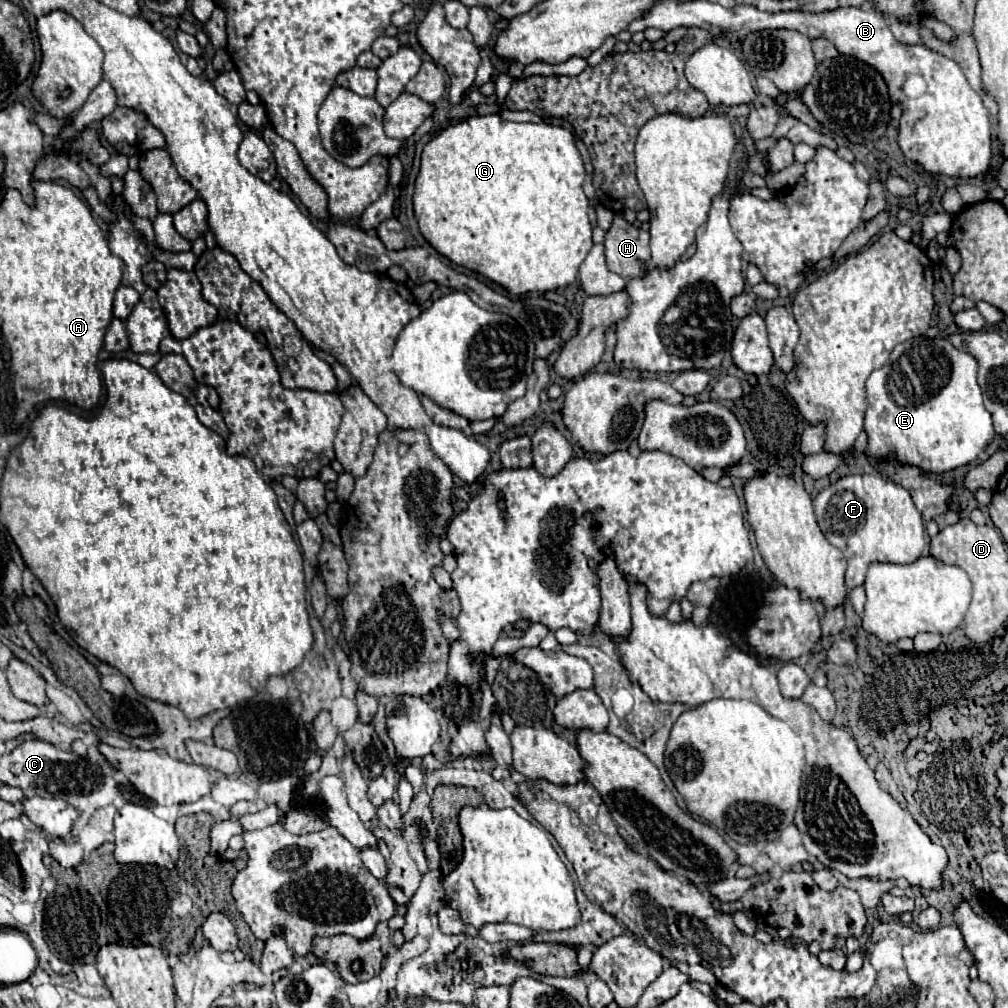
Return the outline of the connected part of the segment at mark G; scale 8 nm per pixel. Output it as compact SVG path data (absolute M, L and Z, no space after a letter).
M498 114L490 116L470 116L468 120L462 120L454 126L448 126L442 130L438 136L434 136L422 152L422 164L420 172L416 176L416 192L414 192L414 214L420 226L422 236L448 260L452 260L458 266L466 266L482 276L488 276L496 284L504 286L510 294L526 294L526 292L546 292L546 290L556 290L560 286L568 286L576 280L578 268L588 256L592 248L592 226L588 220L588 200L582 190L584 184L584 164L582 156L576 148L574 134L562 126L554 124L534 124L534 122L510 122L504 120Z

